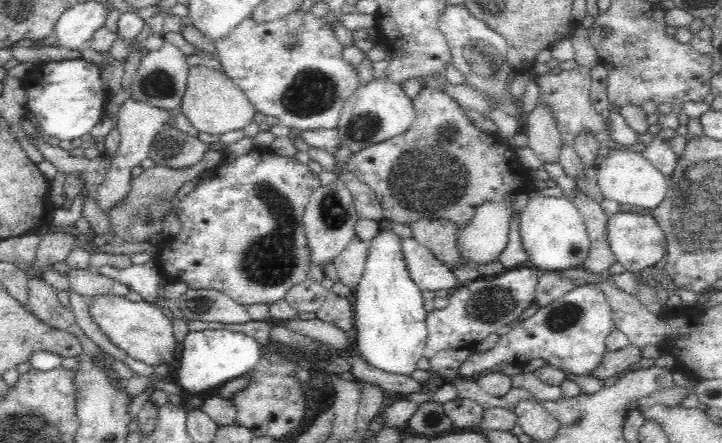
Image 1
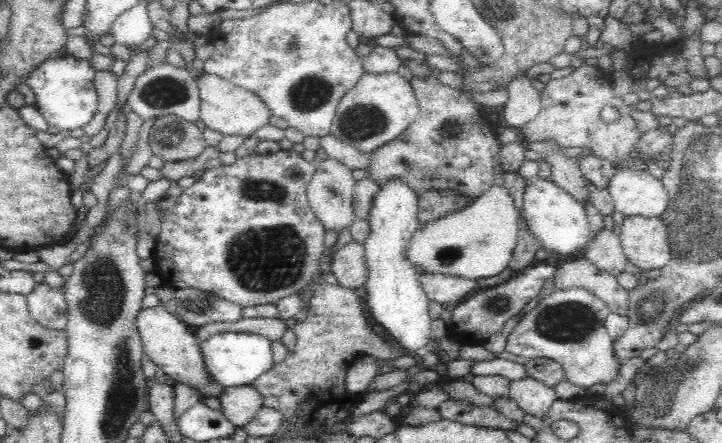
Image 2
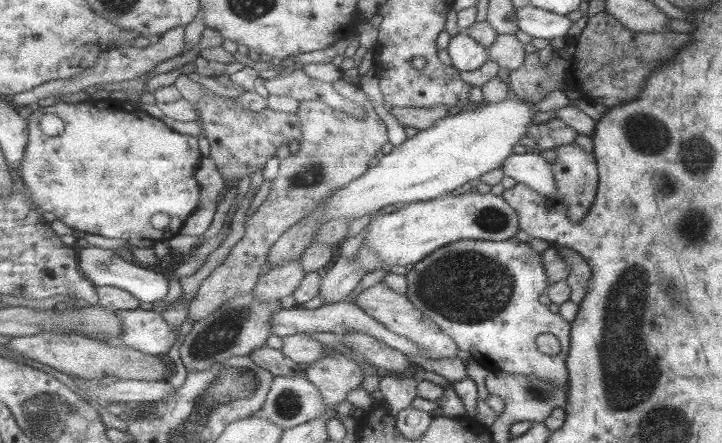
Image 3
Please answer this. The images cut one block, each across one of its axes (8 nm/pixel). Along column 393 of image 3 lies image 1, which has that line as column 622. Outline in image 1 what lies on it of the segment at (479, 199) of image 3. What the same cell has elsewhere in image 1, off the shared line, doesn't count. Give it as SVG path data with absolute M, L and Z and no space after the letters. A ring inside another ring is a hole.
M618 211L608 219L607 235L615 262L624 266L627 271L636 274L639 270L660 263L664 252L666 252L667 240L664 231L652 214Z

